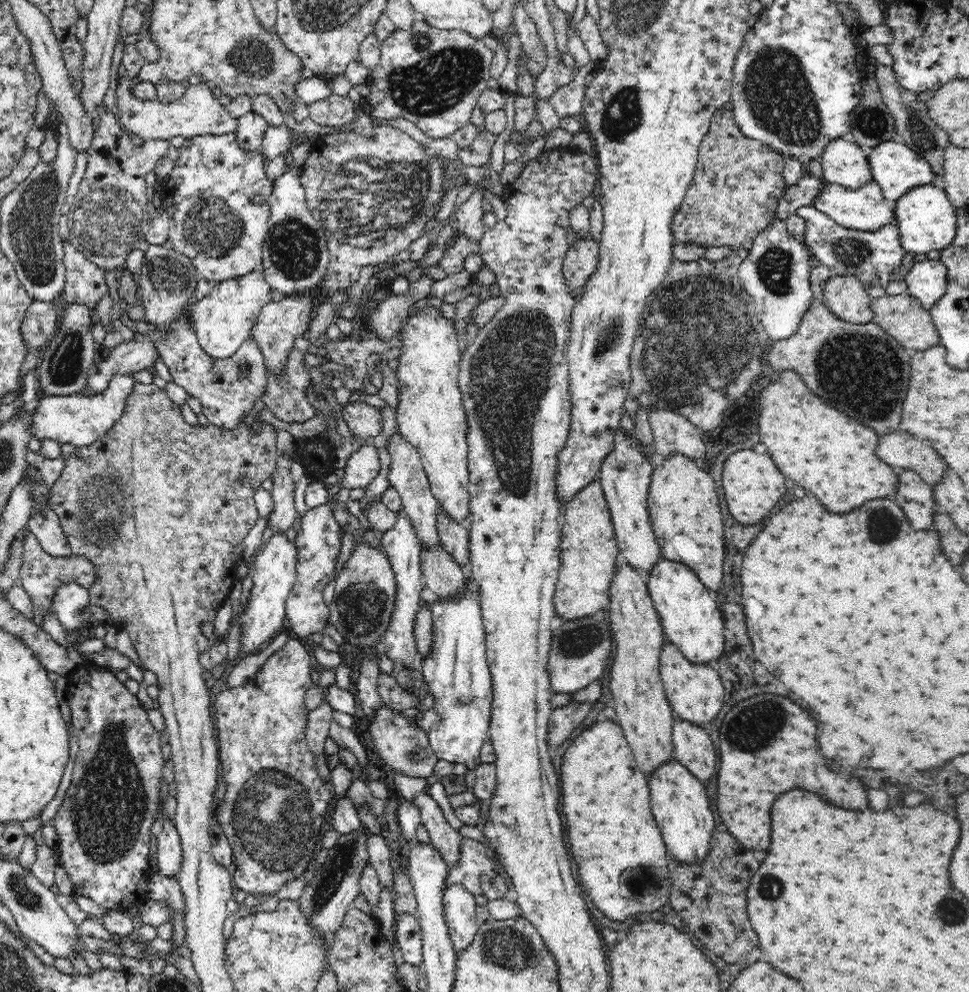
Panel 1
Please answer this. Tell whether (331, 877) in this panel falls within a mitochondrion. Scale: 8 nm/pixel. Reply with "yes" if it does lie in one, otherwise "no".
yes

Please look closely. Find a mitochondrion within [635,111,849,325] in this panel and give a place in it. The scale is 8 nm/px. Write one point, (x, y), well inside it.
(775, 267)

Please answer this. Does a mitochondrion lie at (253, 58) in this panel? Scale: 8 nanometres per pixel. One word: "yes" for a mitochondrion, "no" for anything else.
yes

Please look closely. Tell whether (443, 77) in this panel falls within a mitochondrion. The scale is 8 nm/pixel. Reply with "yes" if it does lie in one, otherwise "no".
yes

